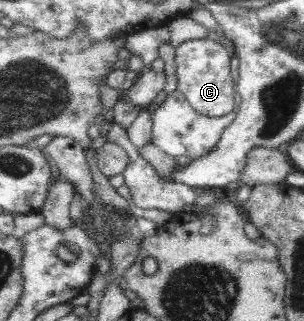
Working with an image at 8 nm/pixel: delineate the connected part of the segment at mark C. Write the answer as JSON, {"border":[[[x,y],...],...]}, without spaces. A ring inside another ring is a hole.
{"border":[[[208,37],[193,39],[176,47],[178,90],[185,93],[187,103],[196,113],[207,117],[223,117],[233,112],[237,89],[233,85],[230,63],[230,57],[225,48]]]}

